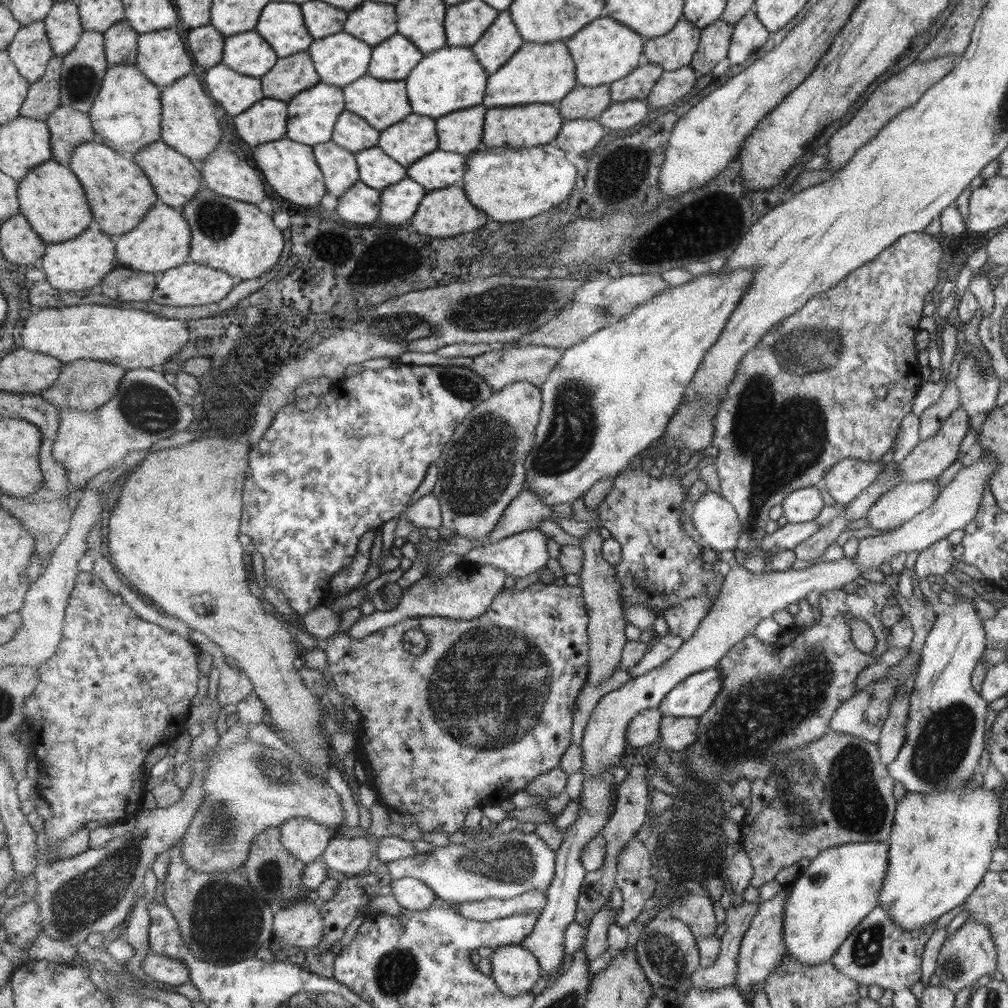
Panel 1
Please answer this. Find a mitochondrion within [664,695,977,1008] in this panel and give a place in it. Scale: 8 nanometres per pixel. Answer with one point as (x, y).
(857, 800)

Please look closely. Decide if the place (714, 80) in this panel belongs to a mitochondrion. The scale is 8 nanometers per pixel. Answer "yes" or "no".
no

